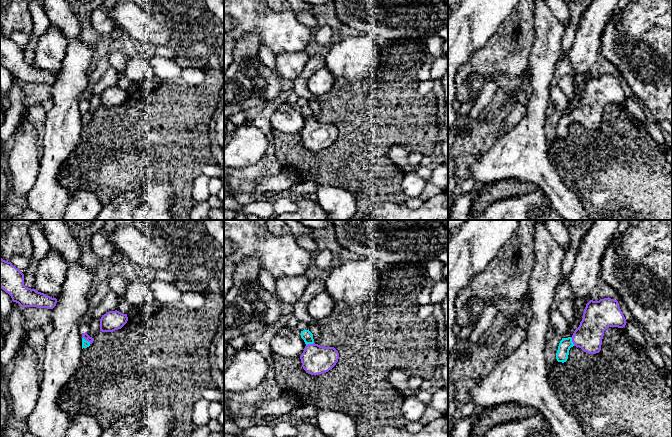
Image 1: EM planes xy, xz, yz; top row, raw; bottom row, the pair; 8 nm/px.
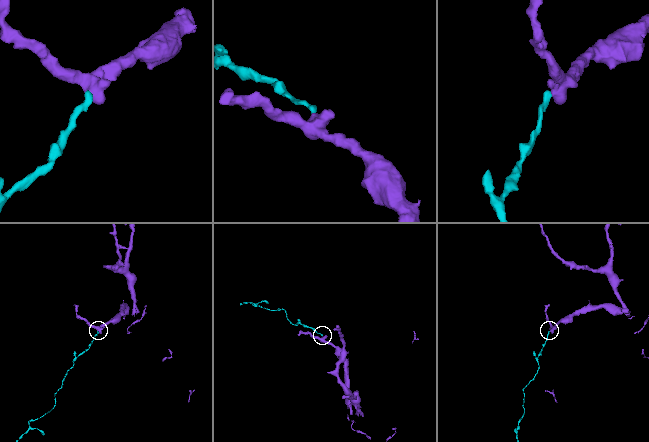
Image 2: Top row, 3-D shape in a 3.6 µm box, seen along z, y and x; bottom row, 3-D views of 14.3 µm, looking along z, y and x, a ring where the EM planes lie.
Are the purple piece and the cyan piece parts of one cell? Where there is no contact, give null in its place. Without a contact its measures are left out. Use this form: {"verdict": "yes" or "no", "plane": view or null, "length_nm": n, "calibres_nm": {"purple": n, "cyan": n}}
{"verdict": "yes", "plane": "xy", "length_nm": 90, "calibres_nm": {"purple": 50, "cyan": 60}}

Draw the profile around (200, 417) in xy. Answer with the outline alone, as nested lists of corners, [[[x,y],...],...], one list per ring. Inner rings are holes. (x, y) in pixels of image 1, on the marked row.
[[[201,398],[194,405],[191,427],[195,429],[198,426],[207,425],[209,420],[209,402]]]

